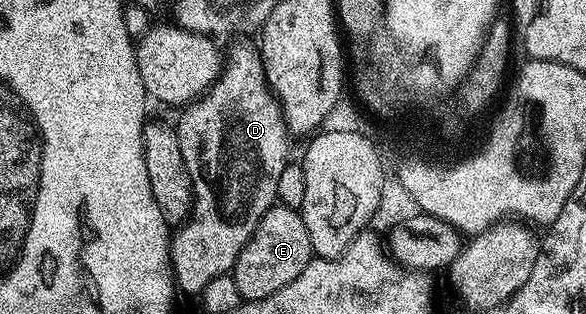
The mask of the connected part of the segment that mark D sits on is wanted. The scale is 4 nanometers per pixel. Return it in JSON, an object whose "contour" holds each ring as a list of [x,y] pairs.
{"contour":[[[246,42],[231,48],[218,79],[179,114],[176,129],[188,176],[192,176],[194,209],[173,235],[170,264],[181,293],[198,296],[208,280],[233,271],[256,224],[275,205],[280,172],[292,158],[292,130],[267,81],[261,53]]]}

